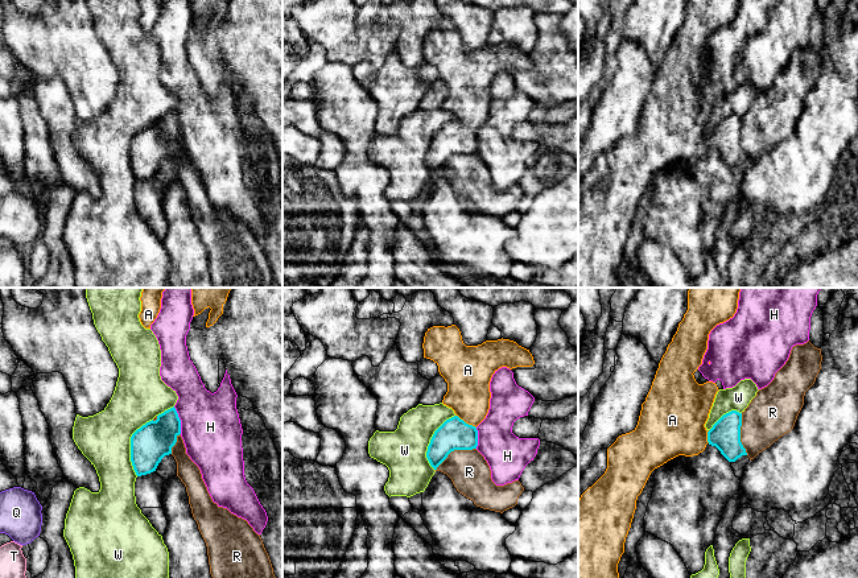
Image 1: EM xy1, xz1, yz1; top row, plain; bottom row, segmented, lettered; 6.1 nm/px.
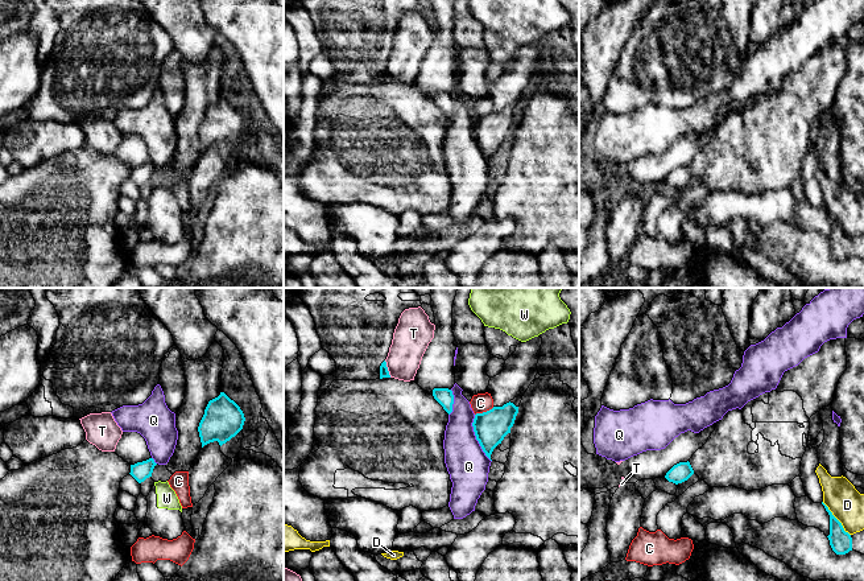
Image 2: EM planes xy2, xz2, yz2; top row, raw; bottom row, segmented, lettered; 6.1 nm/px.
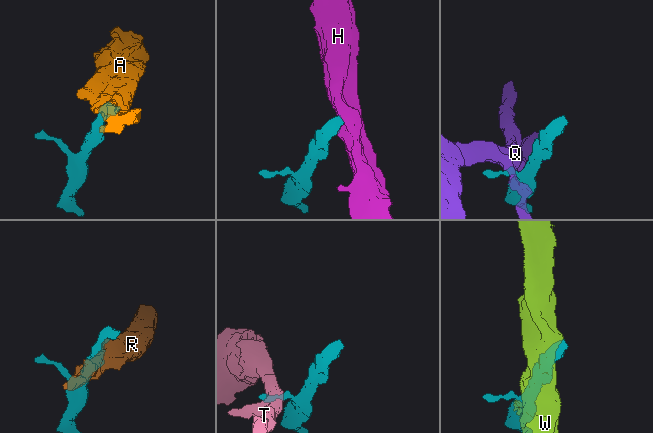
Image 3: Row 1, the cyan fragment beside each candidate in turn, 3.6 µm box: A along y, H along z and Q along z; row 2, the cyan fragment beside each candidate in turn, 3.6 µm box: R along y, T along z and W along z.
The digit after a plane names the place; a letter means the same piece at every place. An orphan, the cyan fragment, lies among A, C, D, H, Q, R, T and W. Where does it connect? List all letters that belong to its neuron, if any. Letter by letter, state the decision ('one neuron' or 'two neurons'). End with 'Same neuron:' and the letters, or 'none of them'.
A: one neuron
C: two neurons
D: two neurons
H: two neurons
Q: two neurons
R: two neurons
T: two neurons
W: two neurons
Same neuron: A

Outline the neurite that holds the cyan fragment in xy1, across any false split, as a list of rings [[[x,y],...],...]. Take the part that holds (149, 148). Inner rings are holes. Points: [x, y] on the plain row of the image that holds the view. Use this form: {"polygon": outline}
{"polygon": [[[170,112],[137,133],[131,141],[131,166],[137,181],[156,176],[181,139],[181,124]]]}

